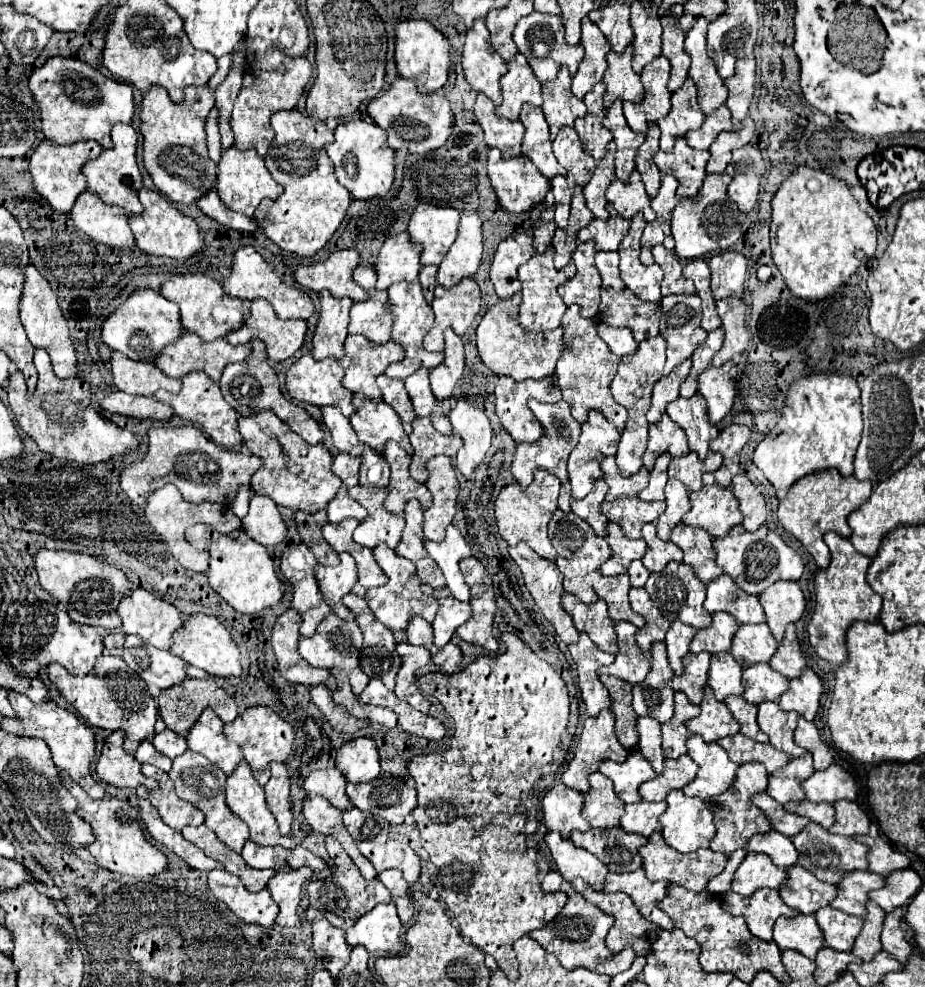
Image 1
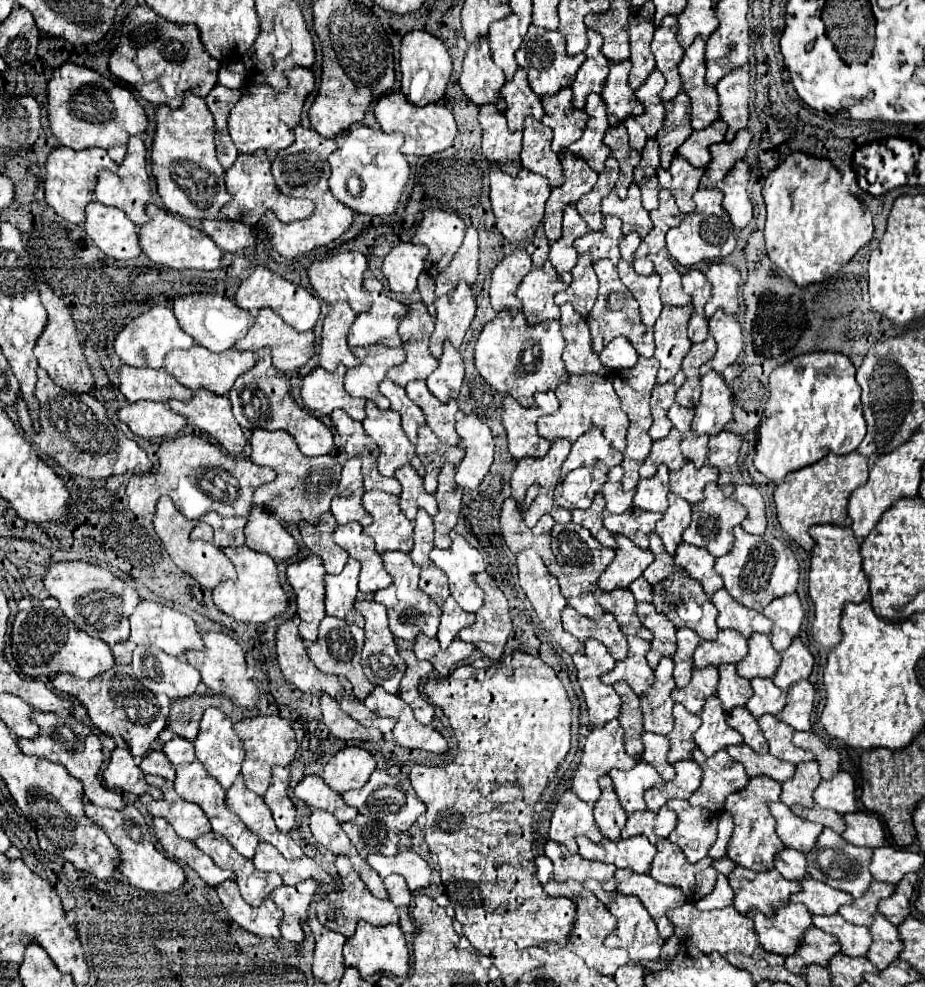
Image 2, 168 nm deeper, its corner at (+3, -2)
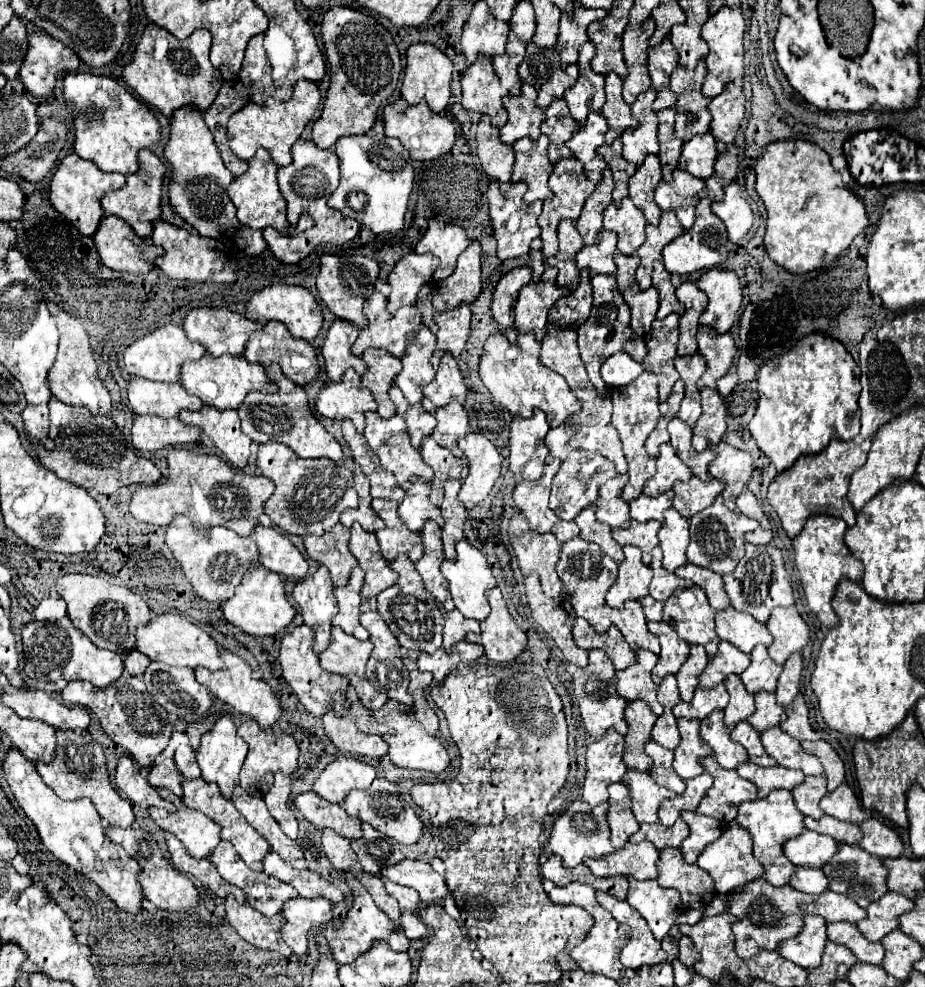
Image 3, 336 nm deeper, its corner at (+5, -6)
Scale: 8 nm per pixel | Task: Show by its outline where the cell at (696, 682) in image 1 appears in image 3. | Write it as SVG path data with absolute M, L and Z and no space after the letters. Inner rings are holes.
M724 685L712 687L712 689L704 689L698 687L694 693L694 699L690 703L680 701L674 707L674 717L680 719L704 719L706 715L710 715L714 709L724 709L728 705L728 691Z

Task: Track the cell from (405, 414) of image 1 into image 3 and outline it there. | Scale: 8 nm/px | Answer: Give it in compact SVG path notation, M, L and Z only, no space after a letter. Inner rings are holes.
M418 403L418 405L406 405L398 407L398 415L406 421L410 437L412 437L412 447L420 449L422 441L432 435L436 427L436 419Z

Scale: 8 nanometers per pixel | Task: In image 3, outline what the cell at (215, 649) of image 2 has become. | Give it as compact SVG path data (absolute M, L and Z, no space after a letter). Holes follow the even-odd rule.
M224 651L222 659L226 663L224 669L220 669L220 671L196 669L196 679L204 687L208 687L212 691L212 695L218 697L222 703L234 707L234 711L238 711L242 715L248 715L250 719L260 723L260 727L264 727L264 729L274 729L278 725L278 721L280 721L280 715L282 715L280 701L278 701L276 693L270 689L270 685L266 681L252 677L252 667L244 659L236 657L230 651Z

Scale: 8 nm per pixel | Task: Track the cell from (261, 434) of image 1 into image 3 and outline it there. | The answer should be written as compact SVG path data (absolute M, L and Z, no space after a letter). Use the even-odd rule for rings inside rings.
M282 443L260 445L256 465L276 485L272 497L264 503L266 515L276 527L290 535L322 535L334 527L348 507L358 507L358 495L352 485L352 471L330 459L302 459Z

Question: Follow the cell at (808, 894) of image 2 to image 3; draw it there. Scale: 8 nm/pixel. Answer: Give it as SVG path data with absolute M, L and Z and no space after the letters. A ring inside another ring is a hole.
M826 891L818 895L814 903L804 905L802 909L804 913L814 913L824 917L828 923L836 923L836 921L858 923L866 915L866 909L862 909L856 901L848 899L848 895L840 895L834 891Z

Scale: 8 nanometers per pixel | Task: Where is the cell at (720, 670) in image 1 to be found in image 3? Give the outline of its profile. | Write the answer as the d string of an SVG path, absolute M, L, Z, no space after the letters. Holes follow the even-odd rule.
M730 675L724 681L724 685L726 685L728 693L730 693L730 703L724 709L724 713L726 713L724 723L732 729L736 723L746 721L756 711L756 707L754 707L754 697L746 691L744 683L740 681L740 677Z

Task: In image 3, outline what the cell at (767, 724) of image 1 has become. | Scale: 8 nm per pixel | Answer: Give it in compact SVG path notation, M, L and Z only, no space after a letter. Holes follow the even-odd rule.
M772 727L762 733L764 749L770 757L776 759L778 765L788 769L798 769L804 775L822 775L822 765L816 755L806 753L800 741L788 737L780 727Z

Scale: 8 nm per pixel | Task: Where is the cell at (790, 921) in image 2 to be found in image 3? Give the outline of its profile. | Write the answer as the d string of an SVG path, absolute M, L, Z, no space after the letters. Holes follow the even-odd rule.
M816 915L804 917L804 931L788 941L782 941L780 955L800 967L814 969L822 963L822 953L828 943L826 921Z

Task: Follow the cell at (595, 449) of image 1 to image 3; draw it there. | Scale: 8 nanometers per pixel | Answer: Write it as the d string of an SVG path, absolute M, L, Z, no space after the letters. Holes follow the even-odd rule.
M572 451L564 461L560 471L556 473L552 481L552 493L550 493L550 509L564 521L572 521L584 507L594 505L598 497L600 483L616 477L614 465L604 459L600 453L588 453L588 451Z

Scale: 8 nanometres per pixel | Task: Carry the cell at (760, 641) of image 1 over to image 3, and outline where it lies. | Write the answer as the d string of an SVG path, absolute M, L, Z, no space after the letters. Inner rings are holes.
M754 647L754 651L750 653L750 665L748 669L740 675L740 679L744 681L748 693L760 693L760 691L768 691L768 693L774 693L776 691L776 683L778 683L778 677L782 673L782 667L776 665L766 647Z

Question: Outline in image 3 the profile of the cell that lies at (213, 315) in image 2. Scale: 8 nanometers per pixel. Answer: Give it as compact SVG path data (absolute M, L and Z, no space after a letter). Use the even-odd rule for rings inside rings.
M198 307L198 309L192 309L186 319L184 319L184 331L188 335L188 339L192 341L198 341L200 345L206 347L206 351L212 355L212 357L220 357L220 355L242 355L244 353L244 347L246 347L246 341L248 337L256 331L256 323L238 315L238 313L232 313L228 309L208 309L208 307Z

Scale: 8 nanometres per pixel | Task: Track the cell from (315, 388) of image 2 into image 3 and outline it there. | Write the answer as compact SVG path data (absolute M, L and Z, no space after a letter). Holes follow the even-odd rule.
M348 371L342 381L326 385L316 397L316 409L328 419L350 419L356 429L364 431L364 413L376 411L374 395L360 387L360 377Z

